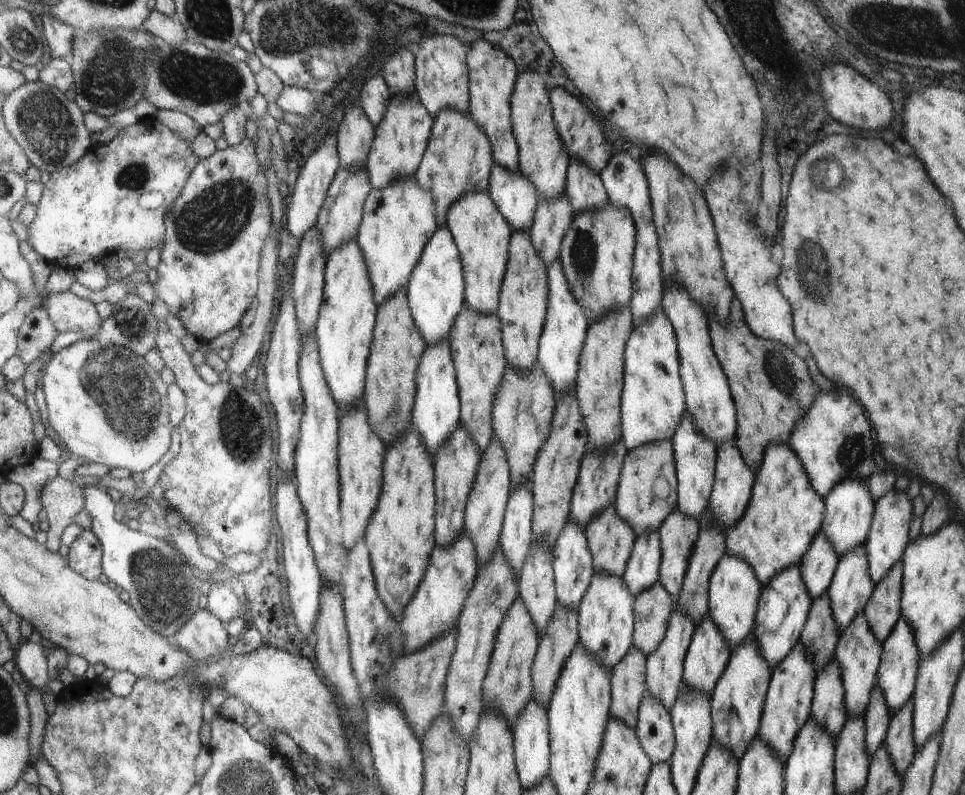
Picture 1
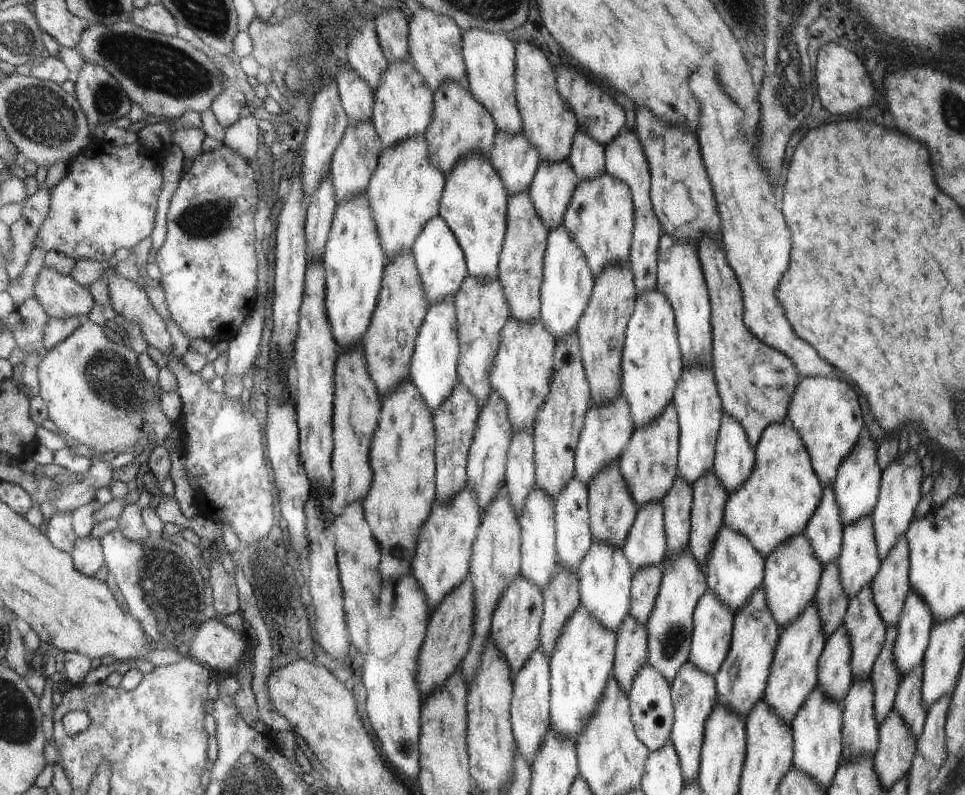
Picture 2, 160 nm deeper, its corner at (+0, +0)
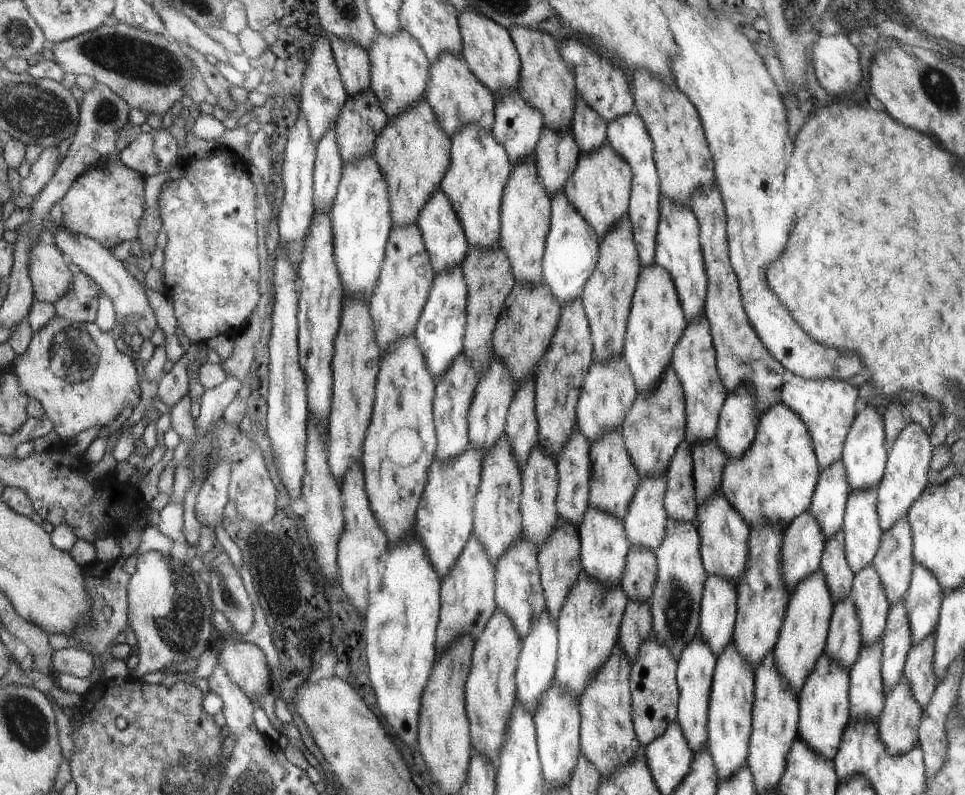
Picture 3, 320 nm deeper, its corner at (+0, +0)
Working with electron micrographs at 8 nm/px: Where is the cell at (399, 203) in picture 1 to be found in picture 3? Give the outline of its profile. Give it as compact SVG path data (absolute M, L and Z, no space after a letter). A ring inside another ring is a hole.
M426 101L420 106L400 114L389 122L375 144L372 154L383 170L391 198L391 215L394 224L418 223L424 206L442 188L443 179L451 167L451 140L436 124L436 115Z

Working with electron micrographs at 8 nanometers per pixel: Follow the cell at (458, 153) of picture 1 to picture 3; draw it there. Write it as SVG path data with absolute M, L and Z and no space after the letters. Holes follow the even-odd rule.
M444 52L440 54L438 62L430 63L431 73L428 74L428 92L425 101L430 110L436 115L436 124L440 130L452 140L463 126L468 124L482 124L486 130L491 130L495 118L495 103L492 91L472 74L472 70L464 62L461 54Z

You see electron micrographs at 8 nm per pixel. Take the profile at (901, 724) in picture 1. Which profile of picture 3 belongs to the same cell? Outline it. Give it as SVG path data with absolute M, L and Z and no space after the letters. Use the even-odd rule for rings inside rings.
M934 633L924 642L913 644L904 664L902 677L910 686L913 698L924 710L928 707L931 697L939 684L934 670L932 660L934 657Z

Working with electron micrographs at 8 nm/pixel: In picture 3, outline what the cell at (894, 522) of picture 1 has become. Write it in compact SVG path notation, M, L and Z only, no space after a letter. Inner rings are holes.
M913 421L906 425L896 438L894 446L890 448L883 478L876 490L881 531L890 530L900 518L906 517L914 503L919 500L920 494L923 494L928 484L926 476L928 476L928 470L931 469L933 450L927 433L920 424Z

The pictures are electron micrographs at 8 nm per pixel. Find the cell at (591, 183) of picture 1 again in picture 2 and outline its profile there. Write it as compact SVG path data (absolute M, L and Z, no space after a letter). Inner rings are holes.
M578 130L568 162L578 180L592 179L605 171L605 146Z

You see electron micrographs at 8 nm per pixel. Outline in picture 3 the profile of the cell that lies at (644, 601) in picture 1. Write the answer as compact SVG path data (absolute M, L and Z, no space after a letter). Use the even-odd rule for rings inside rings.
M635 548L627 556L627 568L621 582L627 602L649 602L658 578L655 554L646 548Z

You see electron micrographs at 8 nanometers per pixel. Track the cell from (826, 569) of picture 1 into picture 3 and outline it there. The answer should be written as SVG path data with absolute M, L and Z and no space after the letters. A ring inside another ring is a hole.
M842 462L822 471L809 509L820 526L825 540L830 540L838 530L843 530L846 520L847 500L851 495Z

